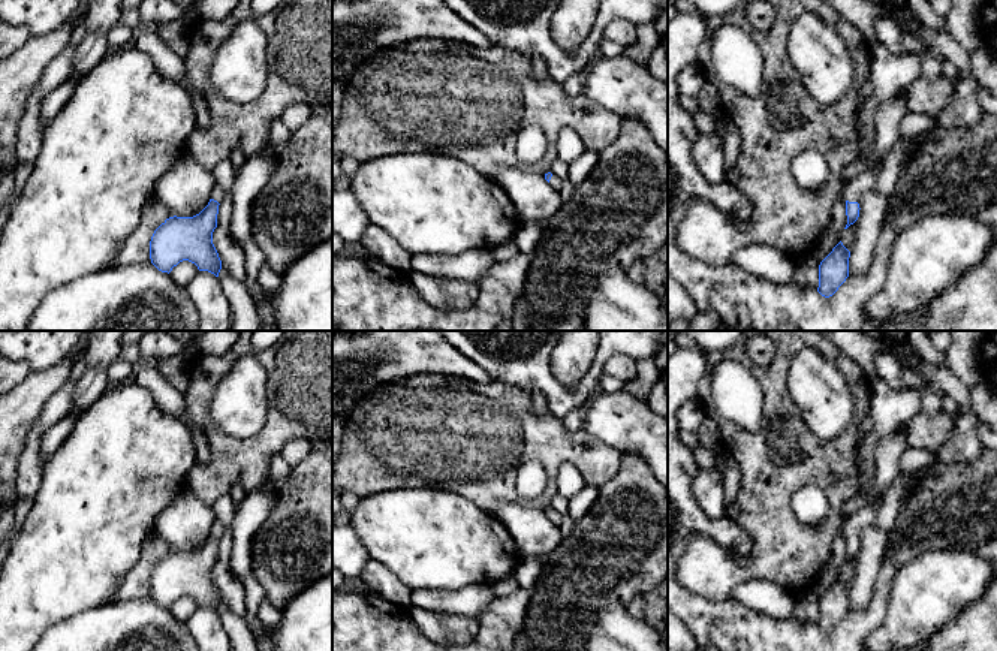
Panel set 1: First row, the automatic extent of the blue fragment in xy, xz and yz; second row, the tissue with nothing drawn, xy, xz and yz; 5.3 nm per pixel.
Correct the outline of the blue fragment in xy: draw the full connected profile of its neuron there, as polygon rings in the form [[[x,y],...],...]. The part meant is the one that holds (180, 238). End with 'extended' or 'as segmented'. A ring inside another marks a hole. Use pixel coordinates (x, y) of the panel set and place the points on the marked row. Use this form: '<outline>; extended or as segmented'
[[[216,184],[208,205],[193,217],[169,217],[153,233],[150,241],[151,263],[162,272],[171,272],[183,260],[189,260],[199,271],[219,277],[222,260],[213,244],[217,227],[219,205],[225,196]]]; extended

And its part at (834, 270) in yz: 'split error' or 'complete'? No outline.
complete

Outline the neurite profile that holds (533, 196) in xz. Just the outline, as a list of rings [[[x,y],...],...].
[[[506,168],[494,177],[494,181],[510,198],[522,220],[548,220],[563,204],[558,192],[542,174]]]

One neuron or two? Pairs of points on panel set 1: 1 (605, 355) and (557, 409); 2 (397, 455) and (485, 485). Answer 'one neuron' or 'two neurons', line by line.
1: one neuron
2: one neuron

